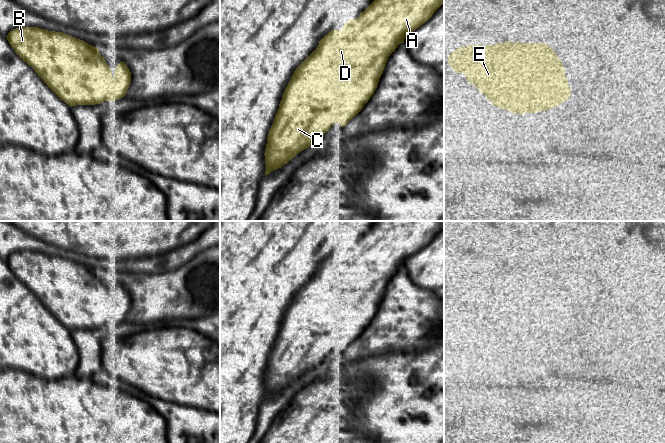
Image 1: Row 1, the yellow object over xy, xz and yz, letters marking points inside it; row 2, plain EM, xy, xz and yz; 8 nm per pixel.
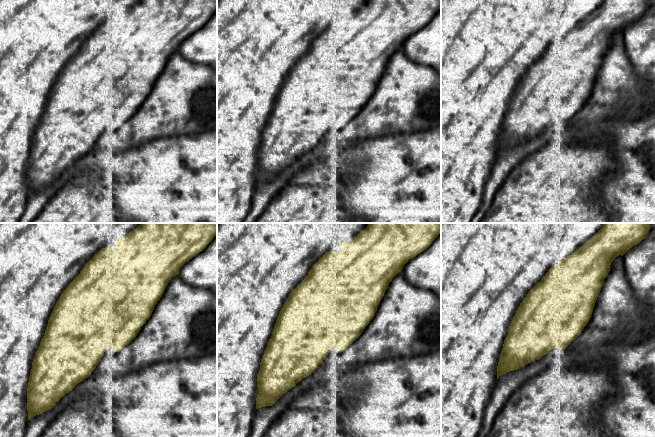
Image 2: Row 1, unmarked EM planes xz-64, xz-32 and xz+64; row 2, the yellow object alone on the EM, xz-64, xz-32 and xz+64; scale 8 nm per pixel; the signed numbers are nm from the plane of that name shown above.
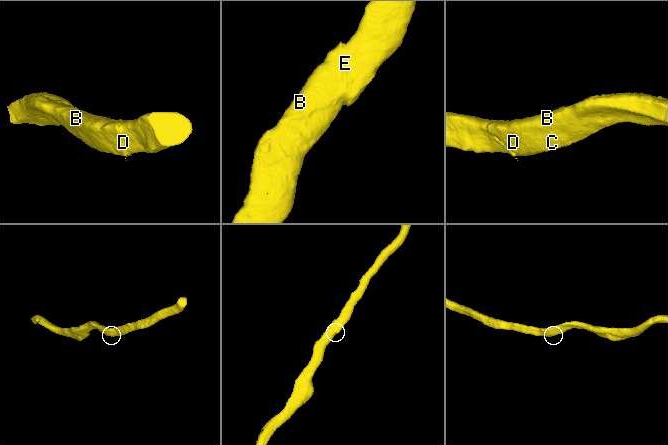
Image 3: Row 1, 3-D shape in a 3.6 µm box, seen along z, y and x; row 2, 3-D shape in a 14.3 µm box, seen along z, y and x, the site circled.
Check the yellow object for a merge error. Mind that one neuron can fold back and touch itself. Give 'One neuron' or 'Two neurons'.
One neuron

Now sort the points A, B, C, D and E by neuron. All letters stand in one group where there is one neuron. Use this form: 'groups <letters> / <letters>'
groups A B C D E

